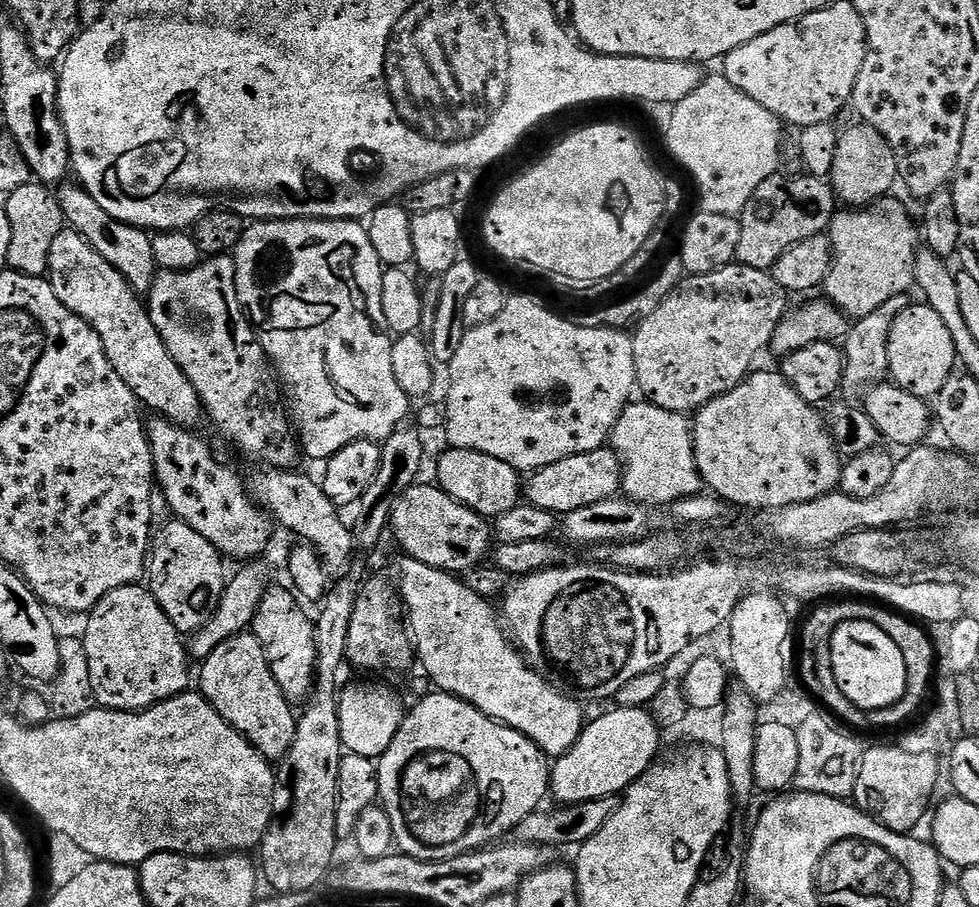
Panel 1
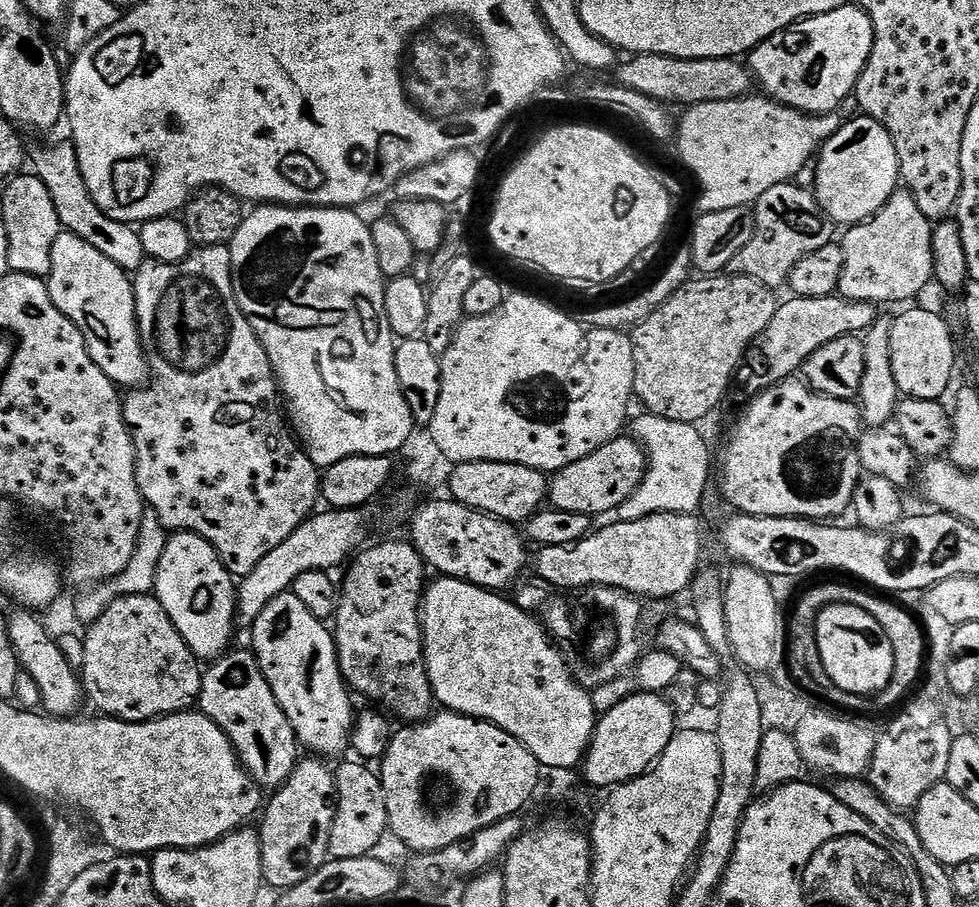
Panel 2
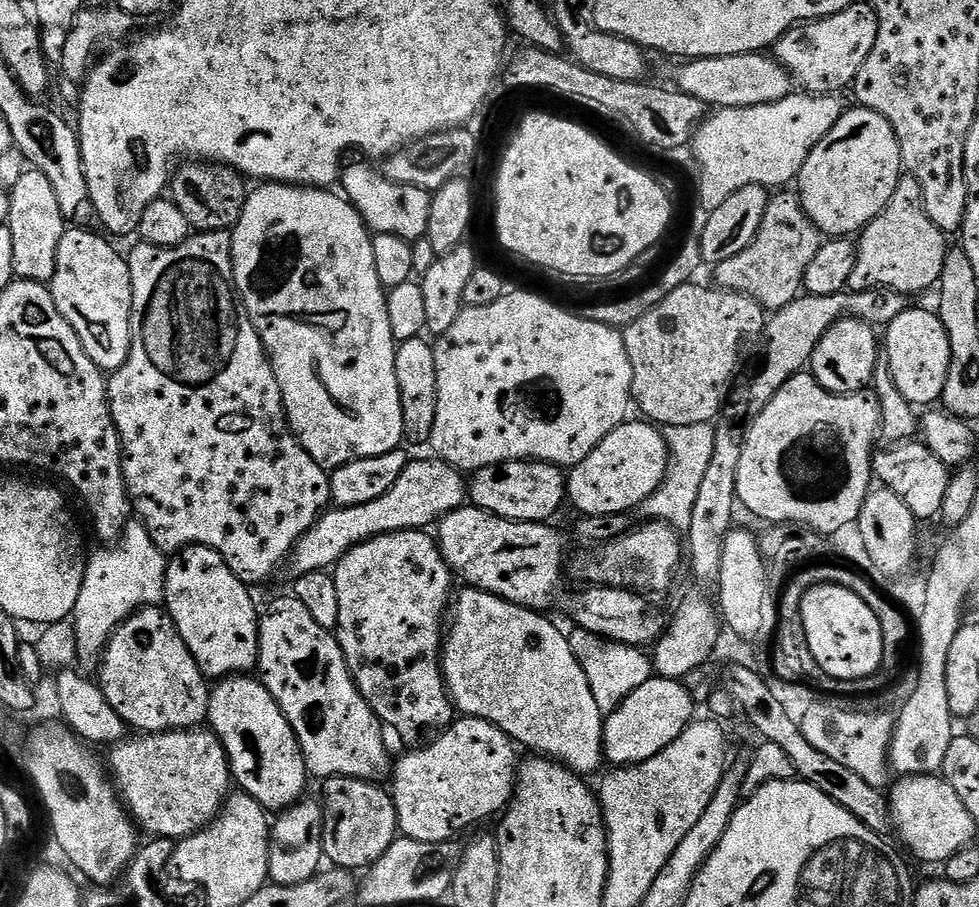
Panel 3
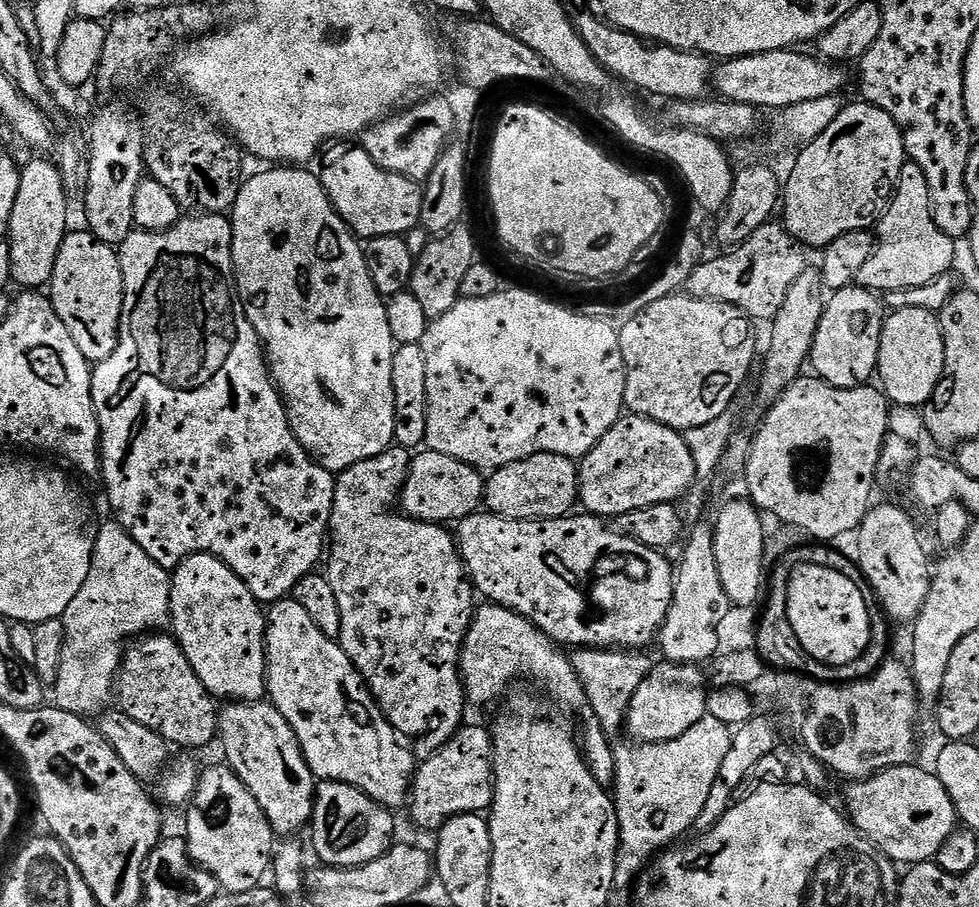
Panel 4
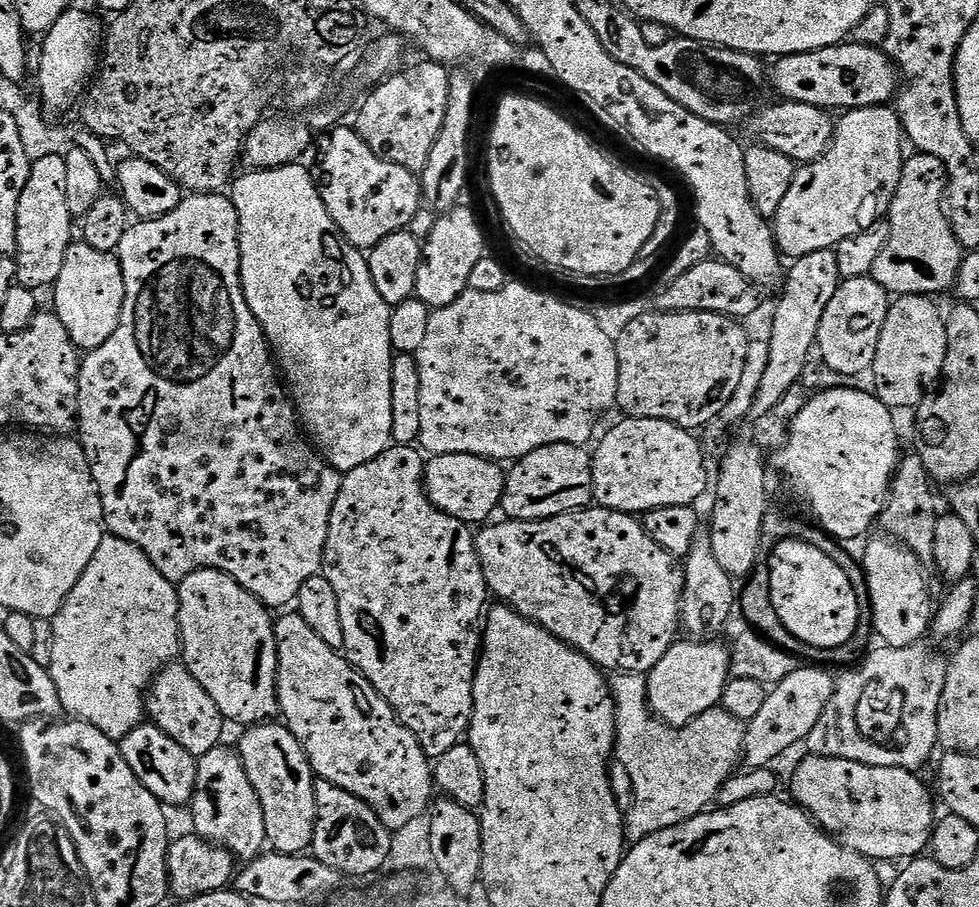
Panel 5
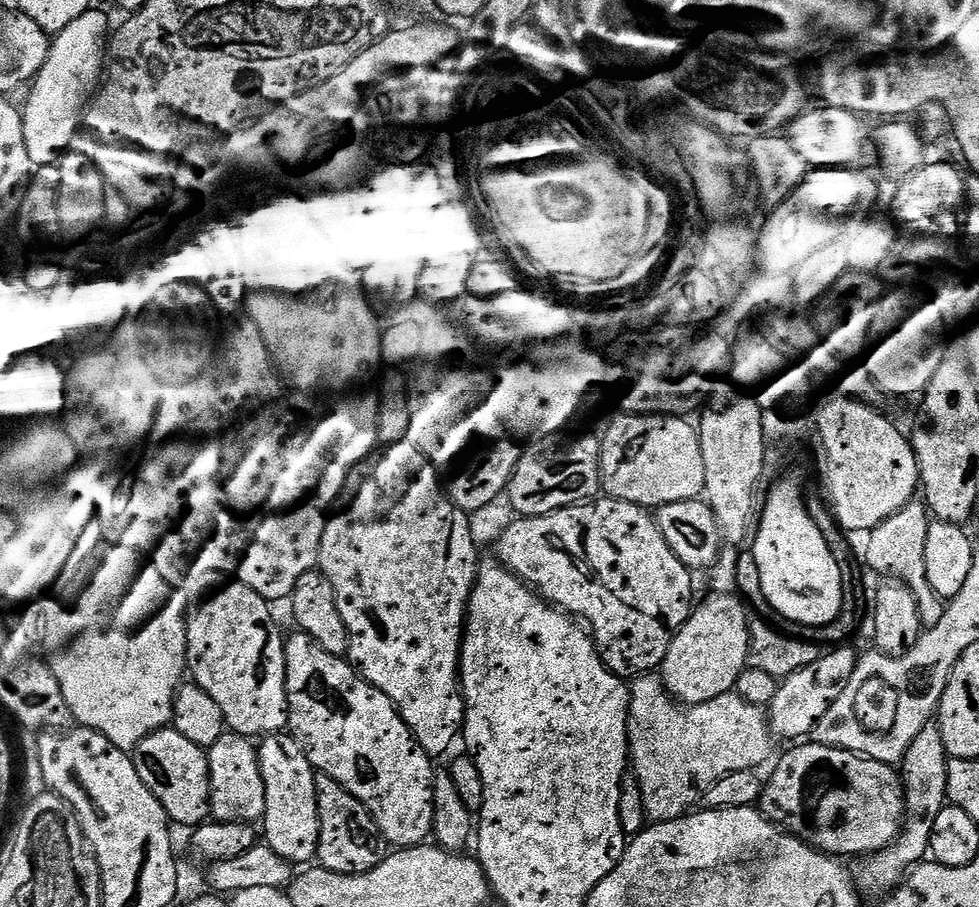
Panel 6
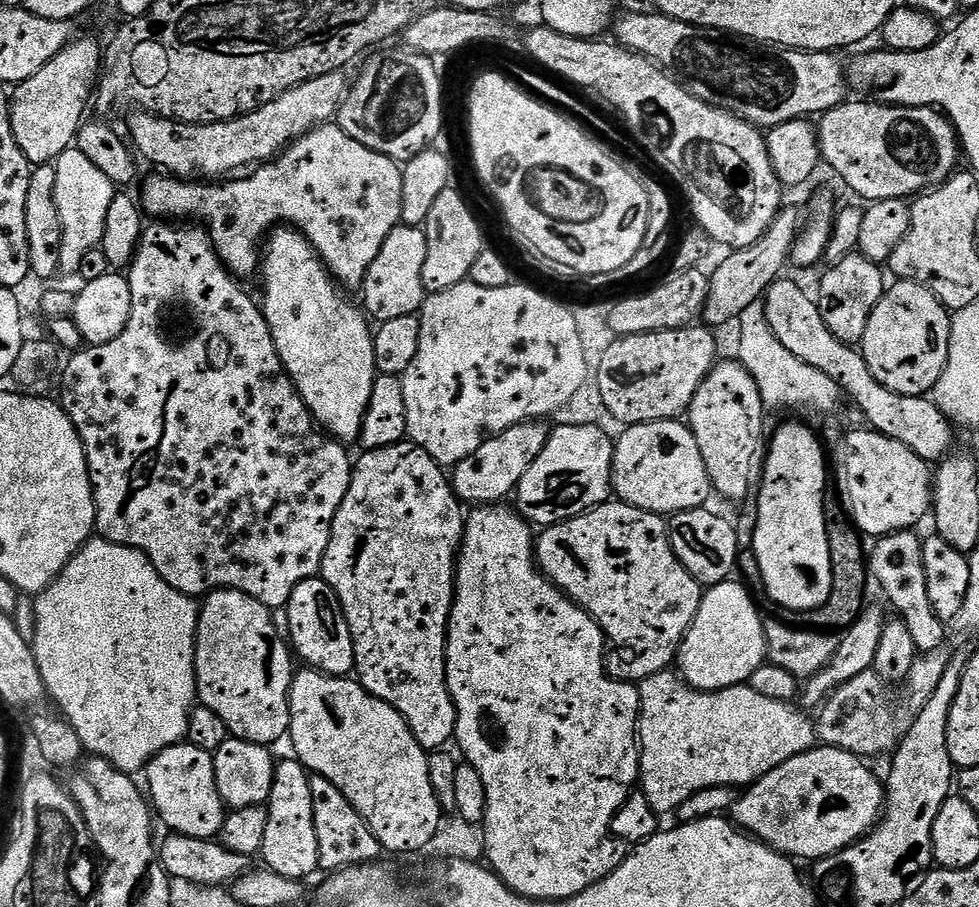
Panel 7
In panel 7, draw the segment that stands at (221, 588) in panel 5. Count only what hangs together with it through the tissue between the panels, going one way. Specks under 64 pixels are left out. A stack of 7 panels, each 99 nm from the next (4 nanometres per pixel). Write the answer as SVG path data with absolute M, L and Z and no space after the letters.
M217 588L203 597L196 627L199 703L214 710L235 739L265 746L288 736L288 695L294 675L293 653L281 629L280 632L276 629L272 616L267 606L250 598L250 594L233 588Z

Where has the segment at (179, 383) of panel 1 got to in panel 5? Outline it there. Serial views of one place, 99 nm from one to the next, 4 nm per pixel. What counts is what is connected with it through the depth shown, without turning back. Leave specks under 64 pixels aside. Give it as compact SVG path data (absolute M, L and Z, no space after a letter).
M83 242L73 243L66 262L62 262L62 274L58 274L54 291L54 315L66 326L68 337L77 349L92 352L112 337L124 309L124 275L113 253L94 250L94 246Z

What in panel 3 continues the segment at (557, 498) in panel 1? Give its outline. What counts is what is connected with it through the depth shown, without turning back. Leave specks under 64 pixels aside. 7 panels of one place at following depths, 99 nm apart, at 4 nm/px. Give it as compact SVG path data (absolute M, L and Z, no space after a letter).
M635 418L629 419L627 422L619 424L614 430L610 430L610 434L606 434L606 438L602 438L602 442L598 442L598 446L594 446L594 450L582 462L578 462L567 473L566 476L566 500L569 505L573 504L580 514L587 516L596 515L622 515L628 514L632 511L639 509L642 502L646 502L646 498L650 498L650 494L654 494L654 490L658 490L660 483L664 481L664 475L668 472L668 447L664 441L664 435L657 425L651 422L643 422L639 424Z

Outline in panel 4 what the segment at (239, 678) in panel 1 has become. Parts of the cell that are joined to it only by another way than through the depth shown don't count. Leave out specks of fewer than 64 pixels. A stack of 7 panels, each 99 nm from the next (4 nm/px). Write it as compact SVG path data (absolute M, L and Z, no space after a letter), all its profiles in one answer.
M232 702L221 707L218 712L220 727L218 729L219 743L224 743L224 756L228 767L238 774L238 778L254 794L258 806L262 806L262 814L270 822L273 833L280 838L295 837L295 832L300 832L309 827L312 819L312 807L316 801L316 785L310 766L300 749L298 738L294 730L282 718L282 714L271 702Z

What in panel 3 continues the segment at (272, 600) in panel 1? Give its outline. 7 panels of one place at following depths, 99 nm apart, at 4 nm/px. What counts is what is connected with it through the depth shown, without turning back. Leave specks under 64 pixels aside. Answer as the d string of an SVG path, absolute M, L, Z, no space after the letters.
M285 594L280 596L268 609L263 609L260 621L260 659L258 661L258 679L261 684L266 686L266 690L270 690L270 694L274 698L274 702L278 702L278 706L282 710L282 714L290 722L290 726L294 730L294 734L298 738L300 748L304 752L304 761L308 767L309 773L313 777L327 778L330 776L349 776L350 778L358 778L359 780L379 781L380 775L384 771L387 773L390 768L390 760L388 764L388 748L384 745L384 732L380 719L372 713L372 707L362 698L362 694L358 690L358 686L352 680L352 675L348 669L348 664L344 661L344 655L340 649L340 644L335 635L329 629L318 626L318 622L314 622L314 618L310 618L306 606L302 606L302 602L298 602L295 596Z

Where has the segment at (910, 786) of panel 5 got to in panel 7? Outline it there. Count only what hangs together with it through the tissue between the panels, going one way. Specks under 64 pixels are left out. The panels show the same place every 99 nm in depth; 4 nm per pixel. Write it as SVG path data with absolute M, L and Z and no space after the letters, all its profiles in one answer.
M827 746L812 748L782 762L782 766L761 776L755 784L747 785L732 807L731 819L737 828L797 862L825 860L857 840L863 840L875 828L884 811L885 785L881 777L879 780L864 764L867 763L861 757L846 749Z

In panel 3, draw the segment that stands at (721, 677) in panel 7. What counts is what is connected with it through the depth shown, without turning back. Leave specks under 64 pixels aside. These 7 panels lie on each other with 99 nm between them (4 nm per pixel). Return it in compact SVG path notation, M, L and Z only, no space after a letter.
M657 675L651 679L642 681L637 688L635 685L620 707L607 713L604 722L604 760L612 766L631 766L654 758L693 723L694 701L683 683Z

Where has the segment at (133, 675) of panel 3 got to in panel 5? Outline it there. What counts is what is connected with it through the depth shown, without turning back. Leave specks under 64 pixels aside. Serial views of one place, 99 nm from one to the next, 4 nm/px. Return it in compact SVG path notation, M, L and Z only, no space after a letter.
M176 662L164 669L155 680L146 697L146 712L151 723L162 729L182 750L199 758L210 750L221 747L226 721L218 706L214 706L214 698L198 686L198 678L190 674L183 663Z

